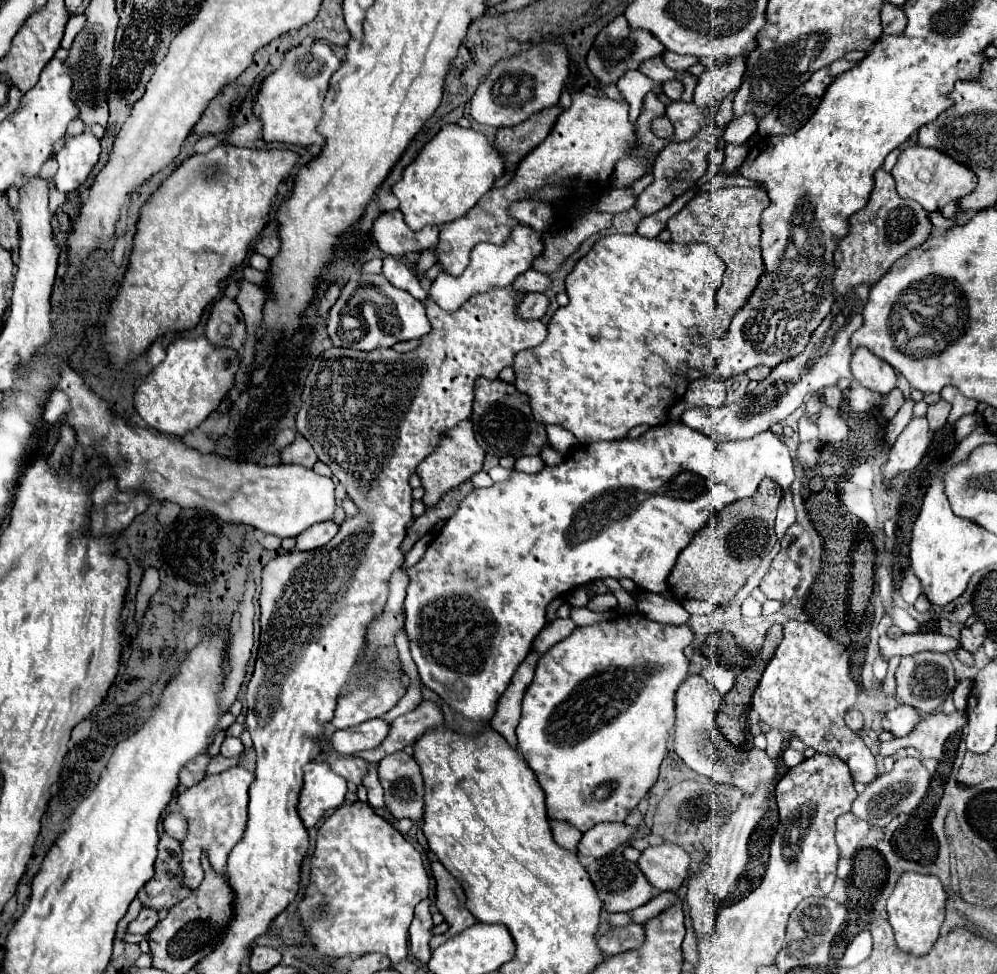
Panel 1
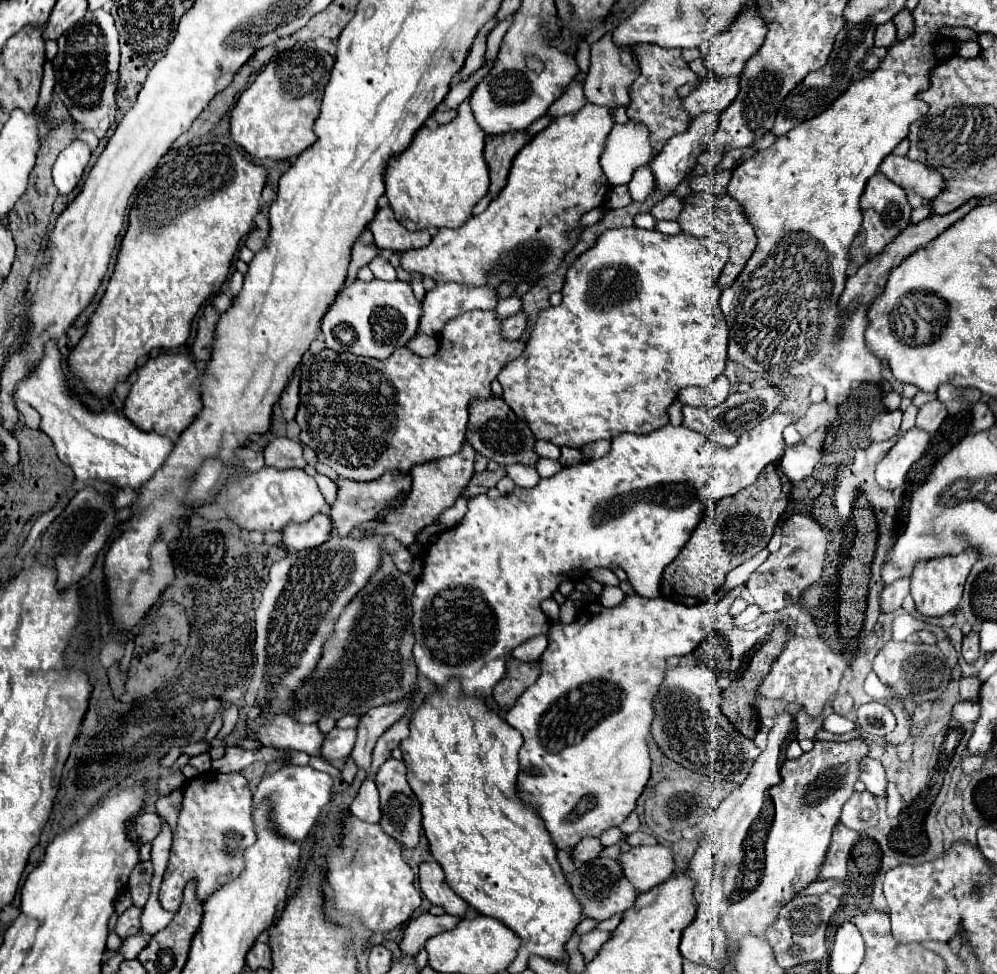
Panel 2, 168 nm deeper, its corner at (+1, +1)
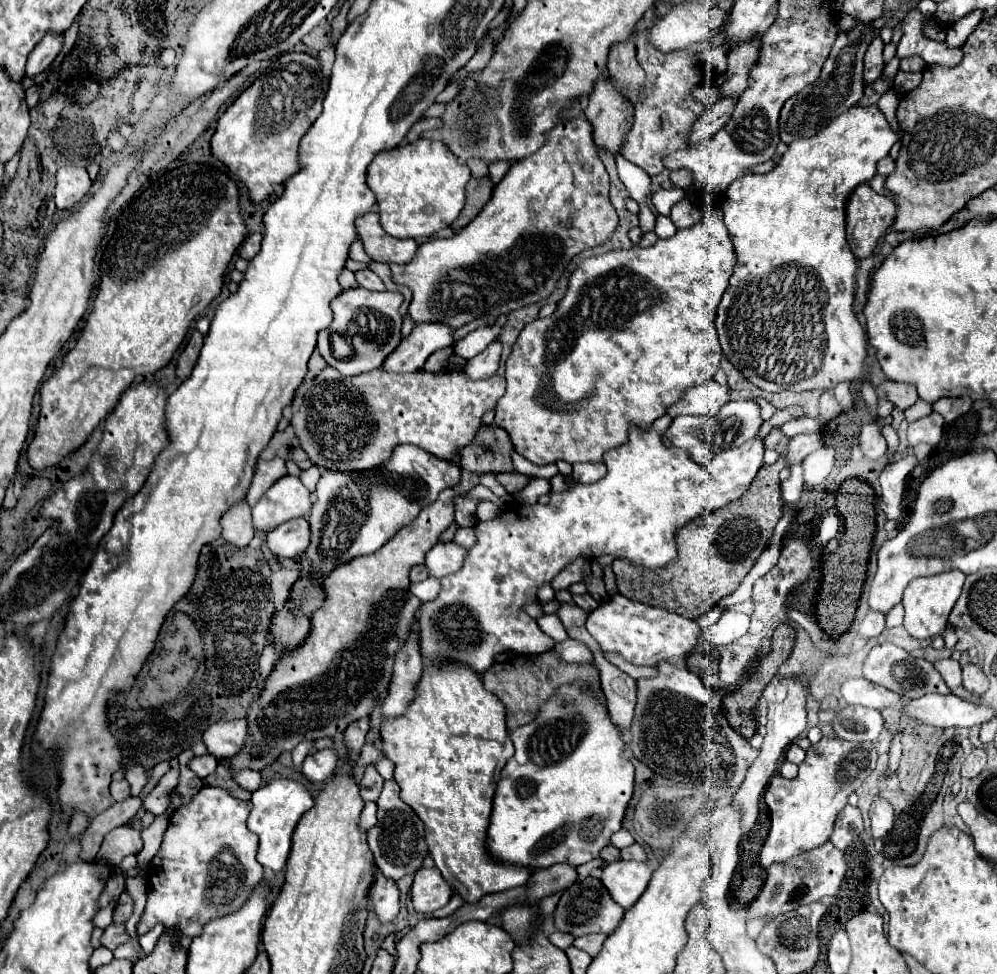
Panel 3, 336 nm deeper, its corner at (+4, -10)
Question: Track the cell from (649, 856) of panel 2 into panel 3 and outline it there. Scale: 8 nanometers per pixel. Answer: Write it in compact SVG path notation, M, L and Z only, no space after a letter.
M615 861L603 867L601 881L611 897L617 899L623 909L629 909L647 889L651 875L653 867L647 861Z

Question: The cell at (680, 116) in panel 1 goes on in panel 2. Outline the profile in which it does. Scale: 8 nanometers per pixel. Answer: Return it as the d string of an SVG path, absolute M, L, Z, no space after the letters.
M732 76L732 78L706 78L702 80L700 88L696 88L690 96L684 98L684 110L690 114L690 118L698 116L700 112L724 112L732 100L736 98L740 90L740 76Z

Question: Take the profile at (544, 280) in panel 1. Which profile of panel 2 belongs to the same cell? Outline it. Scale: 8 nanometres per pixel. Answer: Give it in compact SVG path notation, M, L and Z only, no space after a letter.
M504 298L504 300L500 300L498 306L496 306L496 314L498 314L502 320L508 318L508 316L512 316L512 314L516 314L516 312L520 312L520 310L522 310L520 298Z

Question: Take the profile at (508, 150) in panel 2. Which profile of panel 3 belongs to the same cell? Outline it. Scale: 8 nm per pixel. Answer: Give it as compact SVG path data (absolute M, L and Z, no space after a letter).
M485 175L485 177L471 177L471 181L467 183L465 209L461 211L459 219L451 227L461 229L461 227L469 225L479 215L479 211L489 203L491 193L493 193L493 183L491 183L489 175Z

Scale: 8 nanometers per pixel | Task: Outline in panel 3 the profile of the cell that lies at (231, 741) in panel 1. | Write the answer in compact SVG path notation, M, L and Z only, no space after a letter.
M203 755L203 757L193 757L187 765L191 771L195 771L201 779L211 775L217 769L217 759L213 755Z

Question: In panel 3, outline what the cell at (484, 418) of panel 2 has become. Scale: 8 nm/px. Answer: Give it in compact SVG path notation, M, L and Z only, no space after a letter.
M481 425L475 439L461 451L461 469L473 473L513 473L509 433L497 425Z

